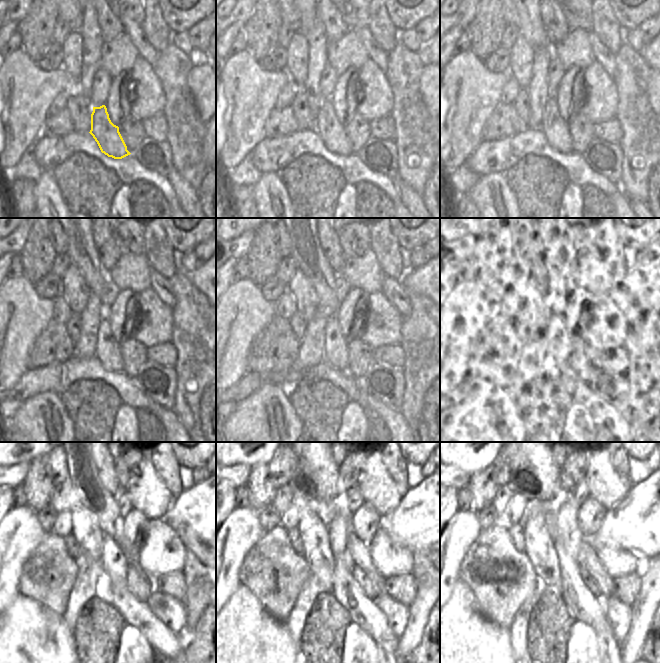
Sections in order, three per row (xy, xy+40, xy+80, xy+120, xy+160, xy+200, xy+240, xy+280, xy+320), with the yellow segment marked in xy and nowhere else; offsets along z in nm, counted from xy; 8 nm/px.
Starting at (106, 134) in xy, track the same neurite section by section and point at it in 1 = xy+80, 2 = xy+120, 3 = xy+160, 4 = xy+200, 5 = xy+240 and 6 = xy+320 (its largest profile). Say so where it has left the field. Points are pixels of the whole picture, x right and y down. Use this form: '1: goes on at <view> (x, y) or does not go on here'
1: goes on at xy+80 (556, 131)
2: goes on at xy+120 (107, 350)
3: goes on at xy+160 (335, 354)
4: goes on at xy+200 (560, 342)
5: goes on at xy+240 (114, 561)
6: goes on at xy+320 (567, 529)

